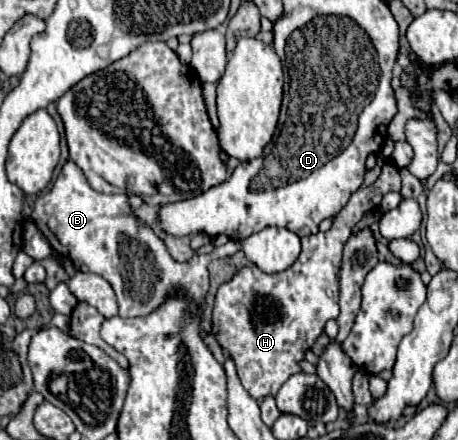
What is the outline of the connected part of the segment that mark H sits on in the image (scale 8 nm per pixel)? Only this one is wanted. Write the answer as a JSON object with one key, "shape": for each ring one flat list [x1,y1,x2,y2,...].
{"shape":[[392,162,384,164,384,174,376,184,352,194,350,202,336,214,334,226,328,232,302,238,302,252,290,268,266,274,254,264,244,266,230,282,220,286,214,302,212,334,236,360,242,386,256,402,262,402,266,396,276,396,280,386,292,374,302,372,300,362,324,332,324,324,338,318,342,248,362,216,376,208,372,200,392,190,386,180,390,166]]}

